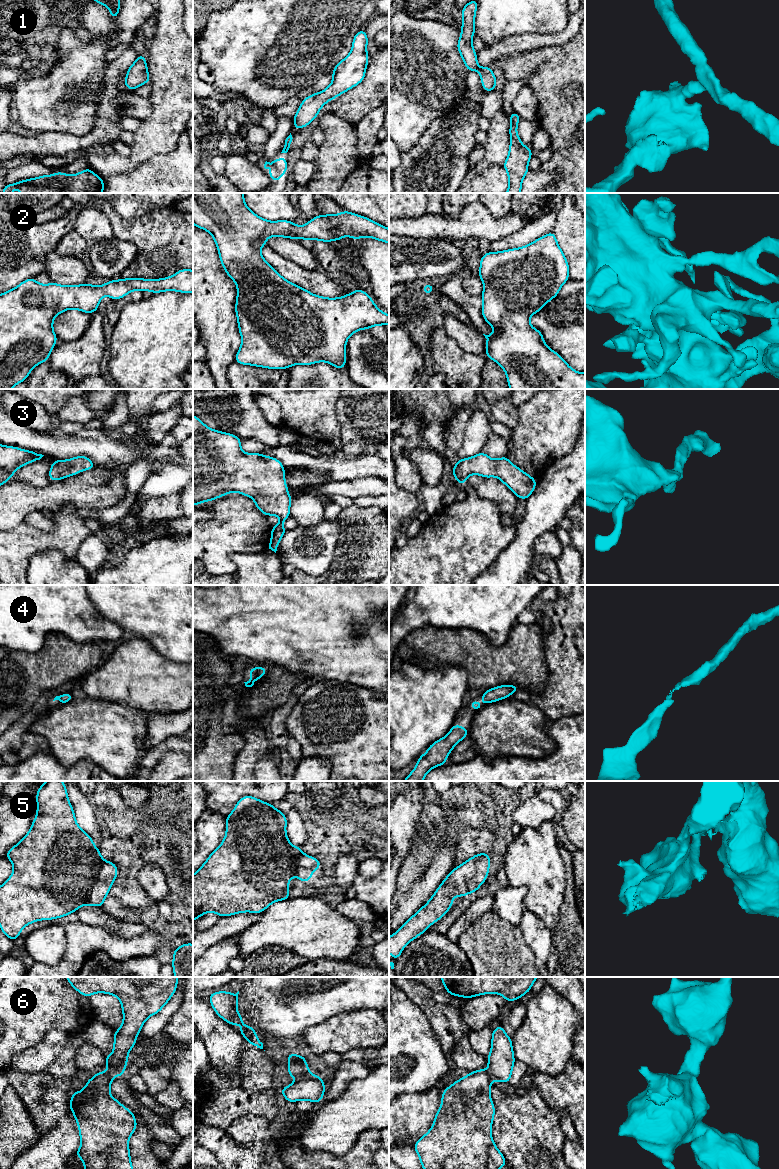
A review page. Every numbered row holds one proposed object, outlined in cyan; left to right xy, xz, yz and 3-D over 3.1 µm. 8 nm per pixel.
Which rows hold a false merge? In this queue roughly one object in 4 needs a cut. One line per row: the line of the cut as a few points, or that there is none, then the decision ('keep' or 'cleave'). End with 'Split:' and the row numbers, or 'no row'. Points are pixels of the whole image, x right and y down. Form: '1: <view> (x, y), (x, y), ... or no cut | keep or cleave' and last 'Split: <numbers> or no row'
1: no cut | keep
2: no cut | keep
3: no cut | keep
4: no cut | keep
5: no cut | keep
6: xz (310, 1074), (298, 1079) | cleave
Split: 6

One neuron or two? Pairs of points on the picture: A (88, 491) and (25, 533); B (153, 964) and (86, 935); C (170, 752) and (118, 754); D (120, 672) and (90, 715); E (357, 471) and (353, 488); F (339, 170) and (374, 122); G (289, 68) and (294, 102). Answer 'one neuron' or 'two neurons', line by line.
A: two neurons
B: two neurons
C: two neurons
D: two neurons
E: two neurons
F: two neurons
G: two neurons

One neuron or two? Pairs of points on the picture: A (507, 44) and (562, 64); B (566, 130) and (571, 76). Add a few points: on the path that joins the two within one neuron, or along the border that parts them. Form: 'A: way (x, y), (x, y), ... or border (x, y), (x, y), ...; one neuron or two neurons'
A: border (551, 45), (533, 48), (505, 57); two neurons
B: way (558, 116), (558, 88); one neuron

